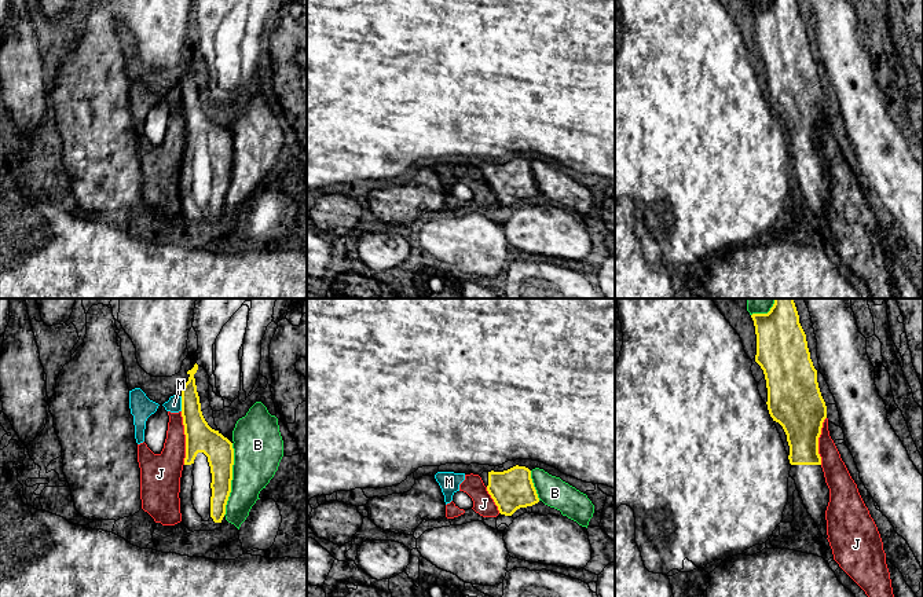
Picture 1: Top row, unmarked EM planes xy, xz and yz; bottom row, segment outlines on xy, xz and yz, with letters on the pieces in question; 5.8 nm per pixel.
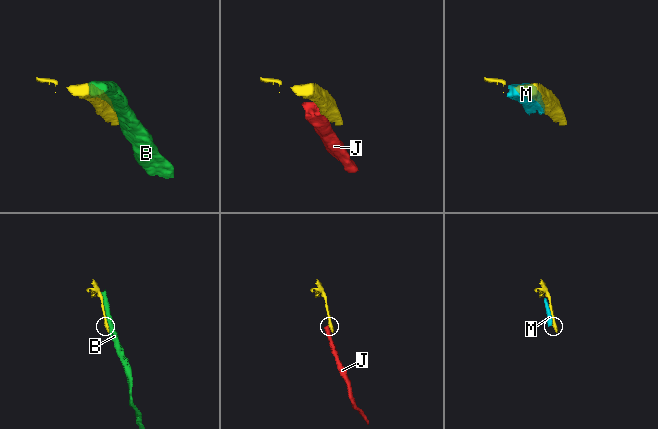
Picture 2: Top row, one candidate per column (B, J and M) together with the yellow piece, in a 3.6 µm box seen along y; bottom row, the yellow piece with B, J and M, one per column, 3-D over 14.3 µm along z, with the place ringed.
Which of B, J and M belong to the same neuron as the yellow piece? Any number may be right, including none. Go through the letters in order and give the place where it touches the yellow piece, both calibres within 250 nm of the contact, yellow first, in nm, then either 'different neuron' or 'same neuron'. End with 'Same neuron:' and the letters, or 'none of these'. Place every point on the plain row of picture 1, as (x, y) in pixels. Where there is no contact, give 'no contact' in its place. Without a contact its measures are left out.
B: contact xy (231, 171); calibres 160 and 280 nm; different neuron
J: contact xy (186, 129); calibres 180 and 220 nm; different neuron
M: contact xy (182, 95); calibres 180 and 90 nm; different neuron
Same neuron: none of these

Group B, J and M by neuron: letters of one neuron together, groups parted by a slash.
B / J M

